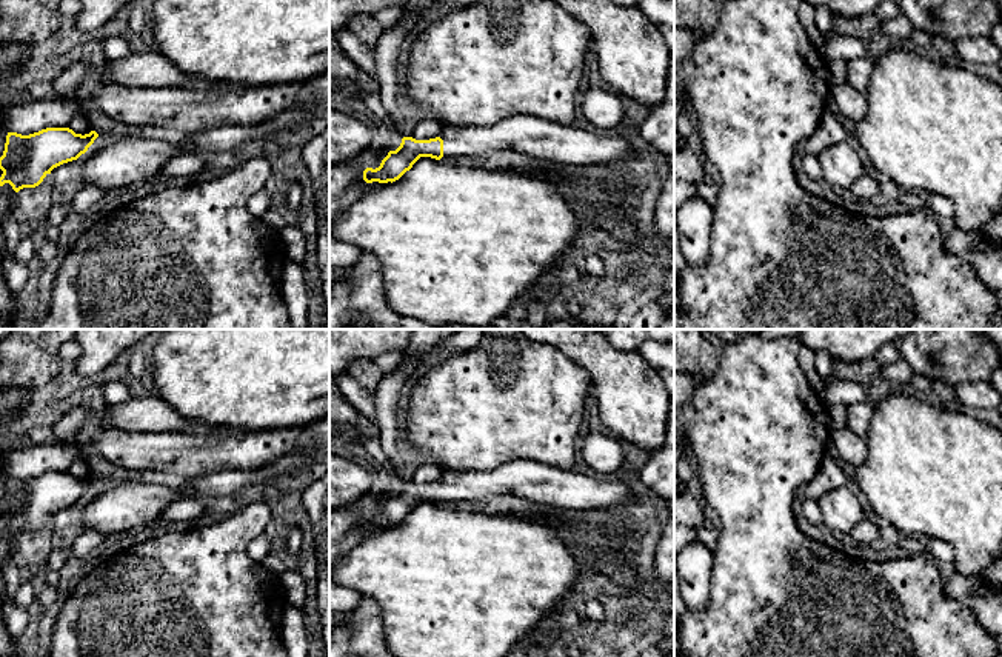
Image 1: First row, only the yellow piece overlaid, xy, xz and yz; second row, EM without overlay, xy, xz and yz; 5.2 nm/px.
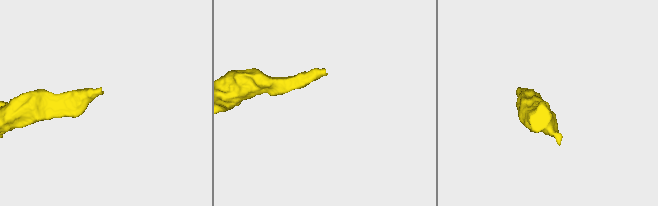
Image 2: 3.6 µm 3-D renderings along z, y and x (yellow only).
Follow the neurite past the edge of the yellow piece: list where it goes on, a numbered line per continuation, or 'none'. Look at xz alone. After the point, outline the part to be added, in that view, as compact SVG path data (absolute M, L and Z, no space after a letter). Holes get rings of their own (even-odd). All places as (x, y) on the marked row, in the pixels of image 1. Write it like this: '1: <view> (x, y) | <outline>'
1: xz (562, 143) | M513 115L489 126L445 123L443 157L489 157L496 151L526 152L560 165L606 165L640 151L622 135L602 137L573 125Z

